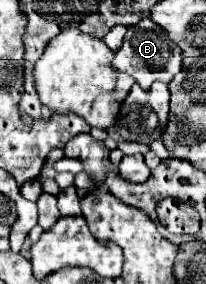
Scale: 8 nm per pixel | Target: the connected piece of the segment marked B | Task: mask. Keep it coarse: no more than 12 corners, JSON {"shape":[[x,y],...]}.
{"shape":[[153,20],[127,28],[113,68],[171,82],[183,52]]}

